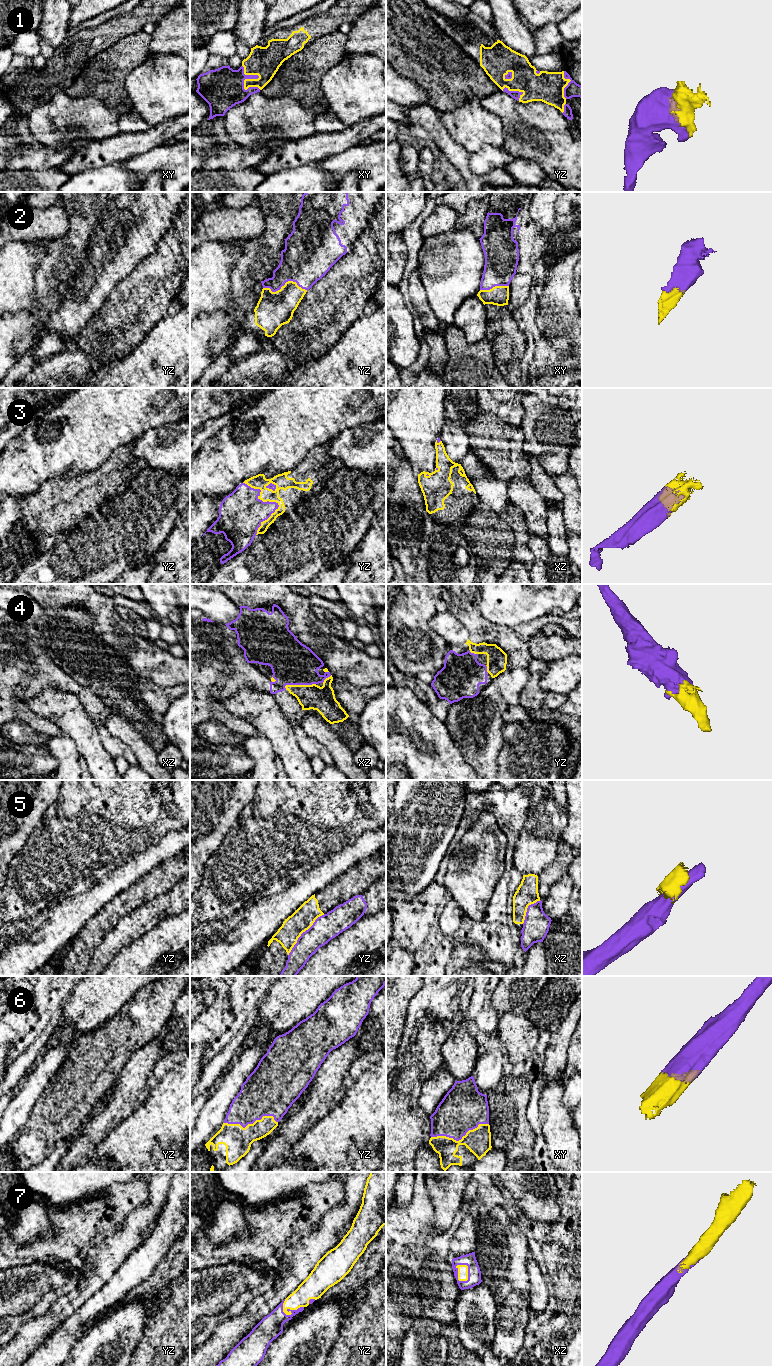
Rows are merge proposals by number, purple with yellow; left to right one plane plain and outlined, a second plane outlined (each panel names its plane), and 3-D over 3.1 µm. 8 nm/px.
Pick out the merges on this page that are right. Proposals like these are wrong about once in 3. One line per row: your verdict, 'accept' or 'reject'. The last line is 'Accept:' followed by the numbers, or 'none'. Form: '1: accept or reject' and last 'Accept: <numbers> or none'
1: accept
2: accept
3: accept
4: accept
5: reject
6: accept
7: accept
Accept: 1, 2, 3, 4, 6, 7

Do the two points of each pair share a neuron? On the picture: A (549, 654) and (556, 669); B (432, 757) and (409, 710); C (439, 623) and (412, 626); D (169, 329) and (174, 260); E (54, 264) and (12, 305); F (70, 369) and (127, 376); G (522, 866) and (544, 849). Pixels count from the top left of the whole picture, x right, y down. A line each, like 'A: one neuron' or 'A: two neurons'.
A: two neurons
B: one neuron
C: two neurons
D: two neurons
E: two neurons
F: two neurons
G: one neuron

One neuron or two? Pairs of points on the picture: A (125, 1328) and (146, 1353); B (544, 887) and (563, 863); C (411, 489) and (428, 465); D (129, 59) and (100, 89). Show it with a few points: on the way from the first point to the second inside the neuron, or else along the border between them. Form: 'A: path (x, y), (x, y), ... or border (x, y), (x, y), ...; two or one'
A: border (146, 1321), (143, 1336), (131, 1355); two
B: path (545, 881), (557, 869); one
C: border (404, 454), (417, 474); two
D: path (120, 68), (112, 76), (112, 82), (109, 83); one

